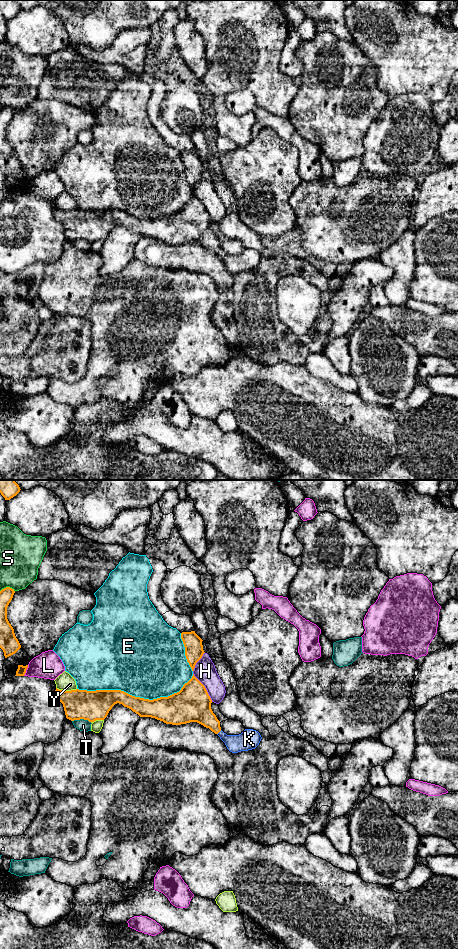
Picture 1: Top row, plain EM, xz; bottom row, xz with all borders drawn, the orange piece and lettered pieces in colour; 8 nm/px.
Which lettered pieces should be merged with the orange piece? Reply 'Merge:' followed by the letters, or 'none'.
Merge: K

